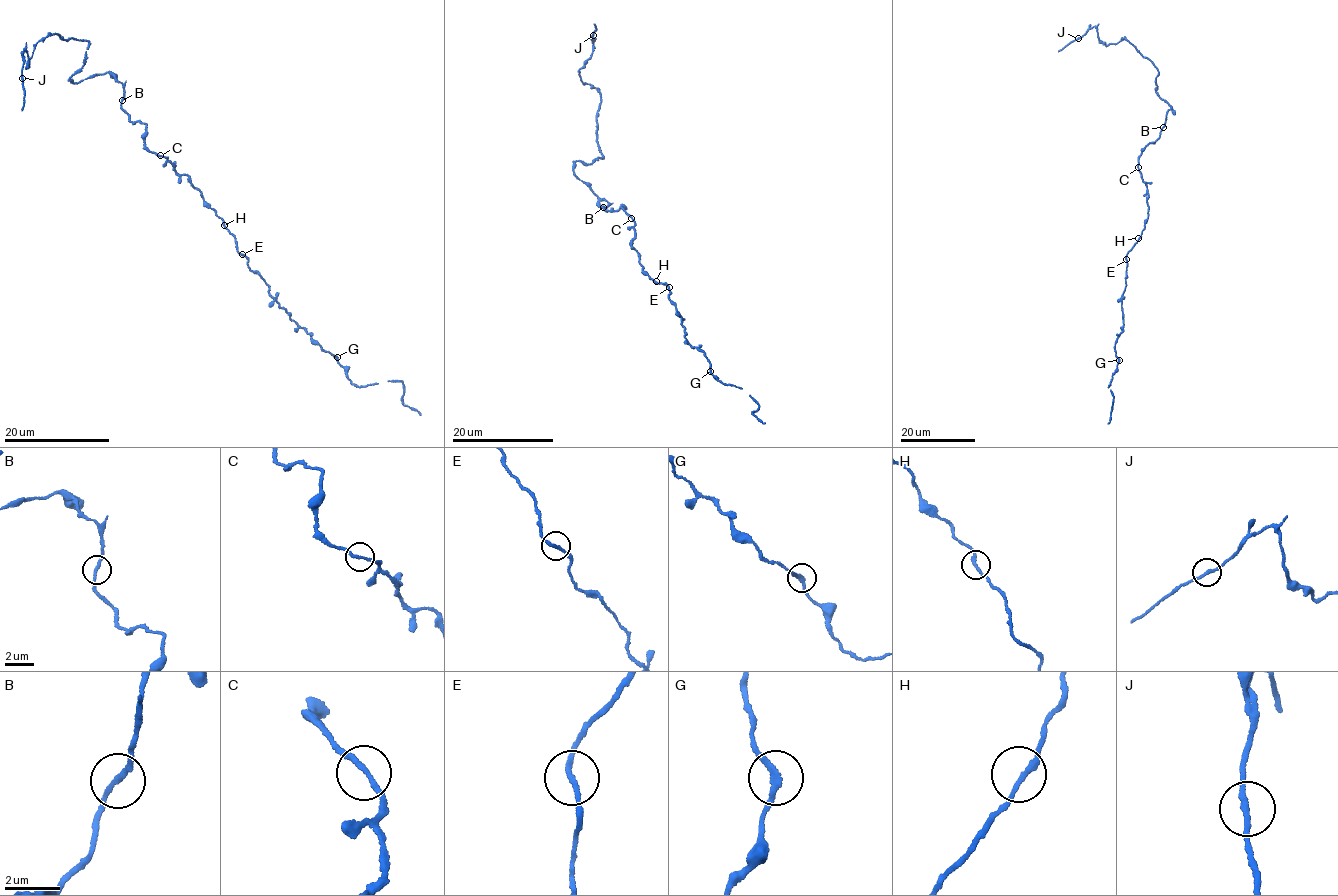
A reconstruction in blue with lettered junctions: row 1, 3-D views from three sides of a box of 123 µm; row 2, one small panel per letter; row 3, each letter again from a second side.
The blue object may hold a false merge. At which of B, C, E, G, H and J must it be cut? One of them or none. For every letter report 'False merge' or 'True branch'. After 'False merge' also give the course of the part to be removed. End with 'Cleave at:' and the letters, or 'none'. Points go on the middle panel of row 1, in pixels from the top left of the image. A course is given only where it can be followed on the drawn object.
B: True branch
C: True branch
E: True branch
G: True branch
H: True branch
J: True branch
Cleave at: none

